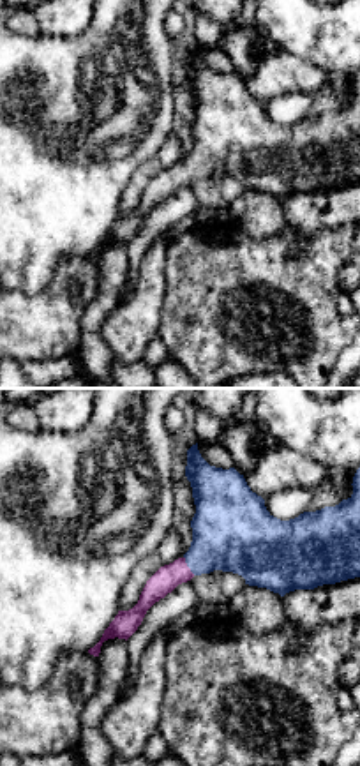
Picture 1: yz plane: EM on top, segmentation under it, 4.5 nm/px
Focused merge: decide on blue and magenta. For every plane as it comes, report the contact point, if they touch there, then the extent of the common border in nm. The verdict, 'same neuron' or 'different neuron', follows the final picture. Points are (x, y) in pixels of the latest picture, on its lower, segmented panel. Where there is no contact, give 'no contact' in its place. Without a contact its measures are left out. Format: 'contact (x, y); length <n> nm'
contact (187, 565); length 100 nm

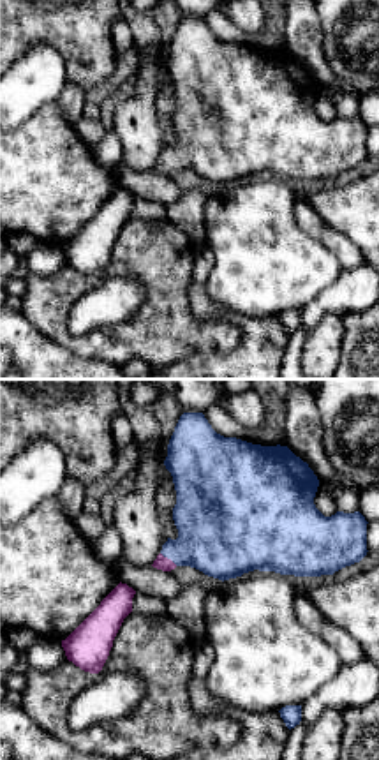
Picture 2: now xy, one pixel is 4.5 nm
contact (170, 558); length 100 nm

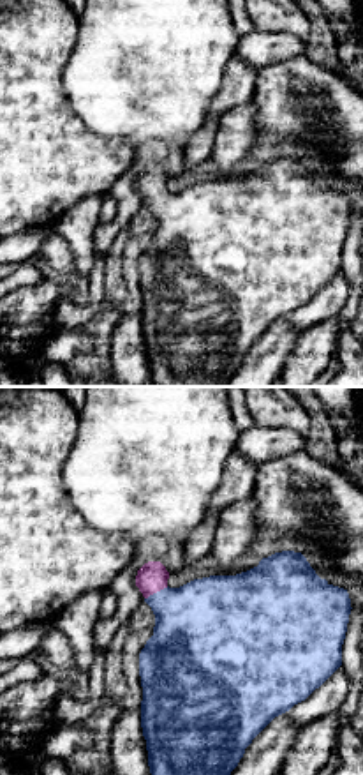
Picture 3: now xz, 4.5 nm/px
contact (157, 592); length 130 nm

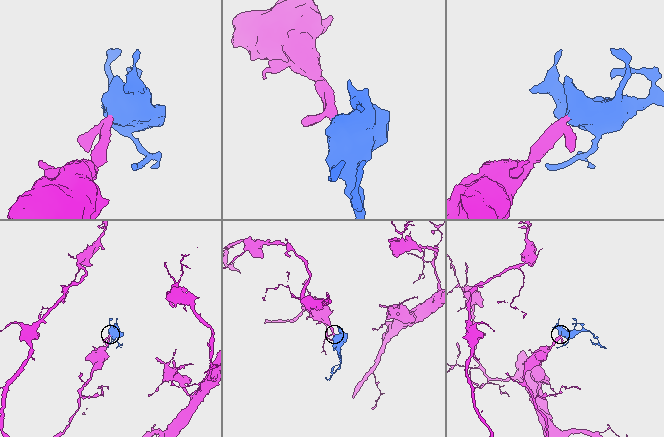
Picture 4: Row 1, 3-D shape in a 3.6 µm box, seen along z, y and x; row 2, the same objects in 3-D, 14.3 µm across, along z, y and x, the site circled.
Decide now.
same neuron

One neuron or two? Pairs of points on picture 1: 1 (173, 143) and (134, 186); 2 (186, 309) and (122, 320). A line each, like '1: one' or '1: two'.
1: one
2: two

